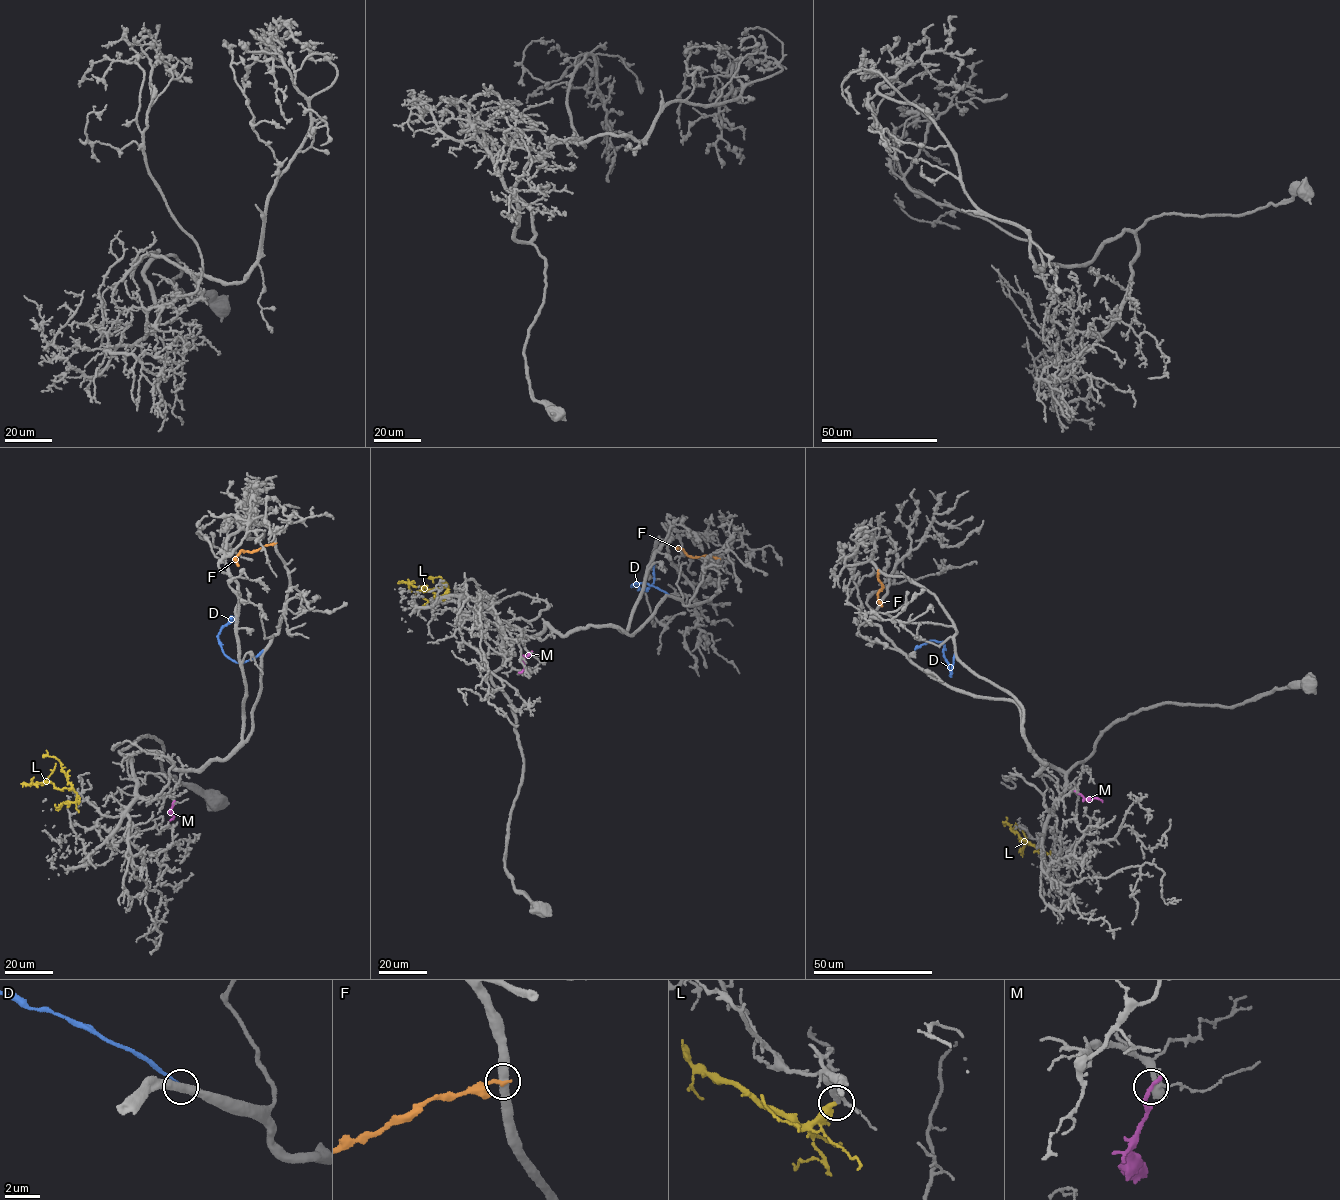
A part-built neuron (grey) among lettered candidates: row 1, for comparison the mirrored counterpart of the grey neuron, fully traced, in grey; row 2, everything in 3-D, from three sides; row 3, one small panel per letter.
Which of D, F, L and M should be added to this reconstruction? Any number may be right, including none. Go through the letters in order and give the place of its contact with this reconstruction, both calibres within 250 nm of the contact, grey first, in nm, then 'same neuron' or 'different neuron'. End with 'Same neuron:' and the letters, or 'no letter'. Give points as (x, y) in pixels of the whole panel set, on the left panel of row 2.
D: (263, 650) | 480/190 nm | different neuron
F: (275, 543) | 440/240 nm | different neuron
L: (78, 801) | 300/400 nm | same neuron
M: (173, 802) | 400/280 nm | different neuron
Same neuron: L

